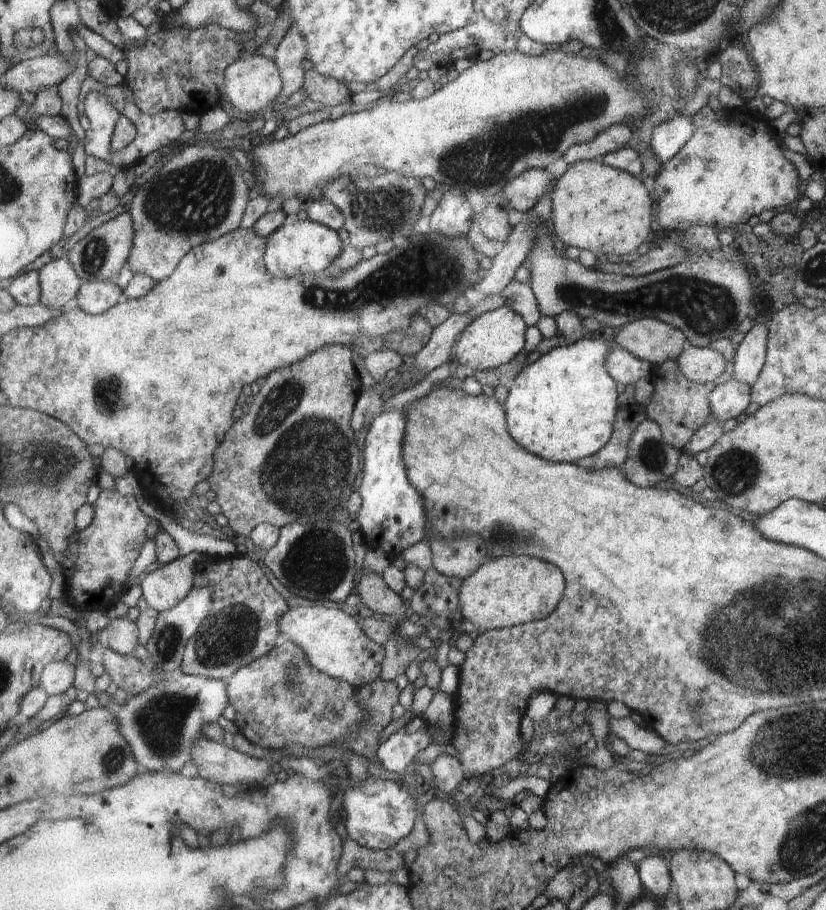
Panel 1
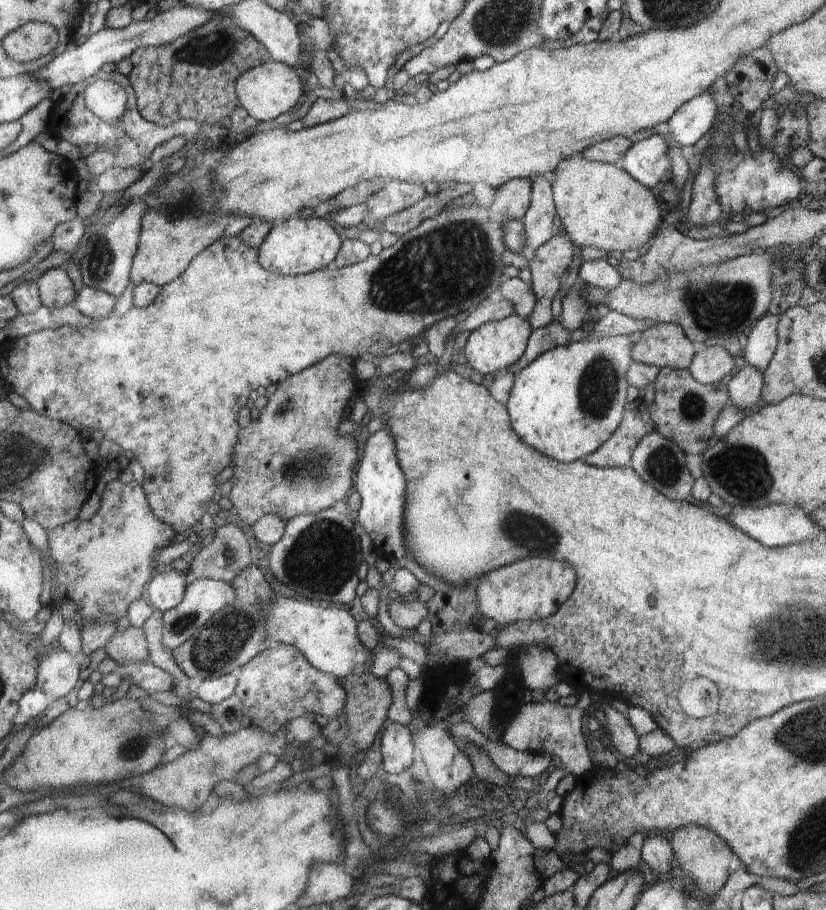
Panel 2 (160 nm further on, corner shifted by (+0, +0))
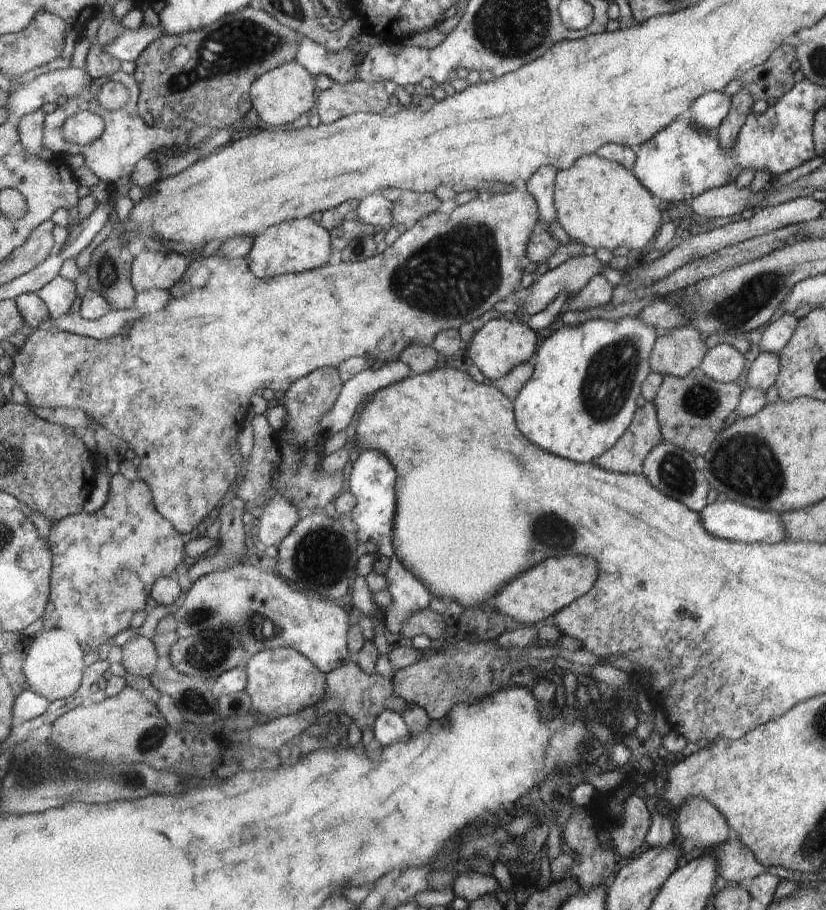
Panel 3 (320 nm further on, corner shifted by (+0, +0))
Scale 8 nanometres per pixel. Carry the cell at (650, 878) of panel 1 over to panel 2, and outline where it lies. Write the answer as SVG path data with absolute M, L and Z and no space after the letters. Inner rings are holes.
M663 834L648 835L643 842L641 855L647 866L660 874L668 872L674 864L673 846Z

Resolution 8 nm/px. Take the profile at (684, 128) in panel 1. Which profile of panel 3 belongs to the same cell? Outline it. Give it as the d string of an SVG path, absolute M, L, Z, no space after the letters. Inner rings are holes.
M708 91L691 106L688 116L697 128L714 132L730 112L731 96L725 91Z

